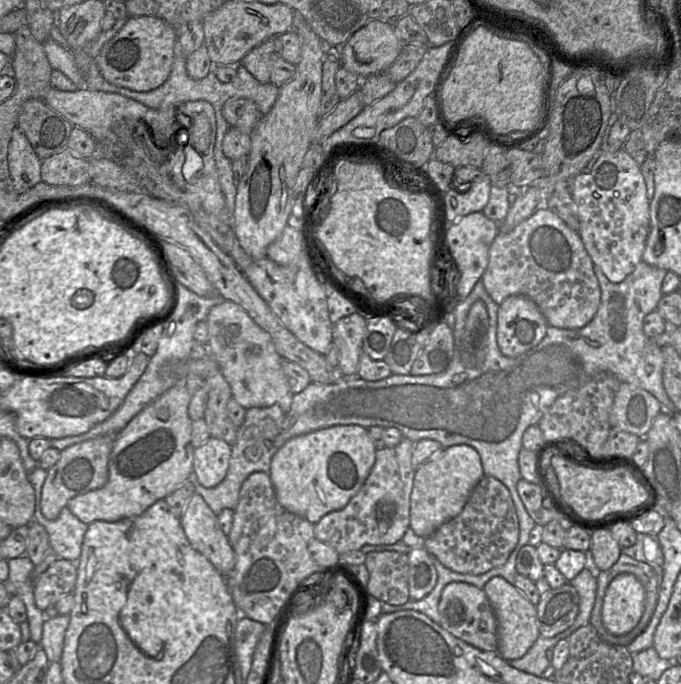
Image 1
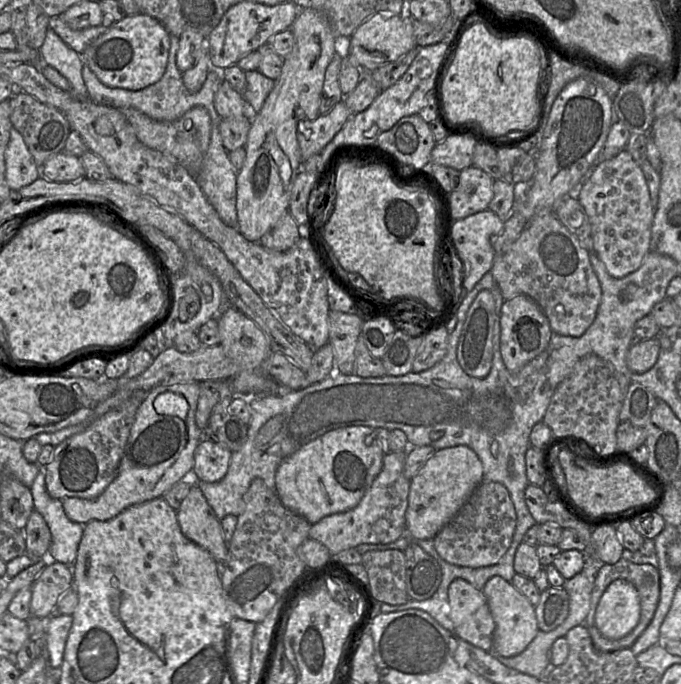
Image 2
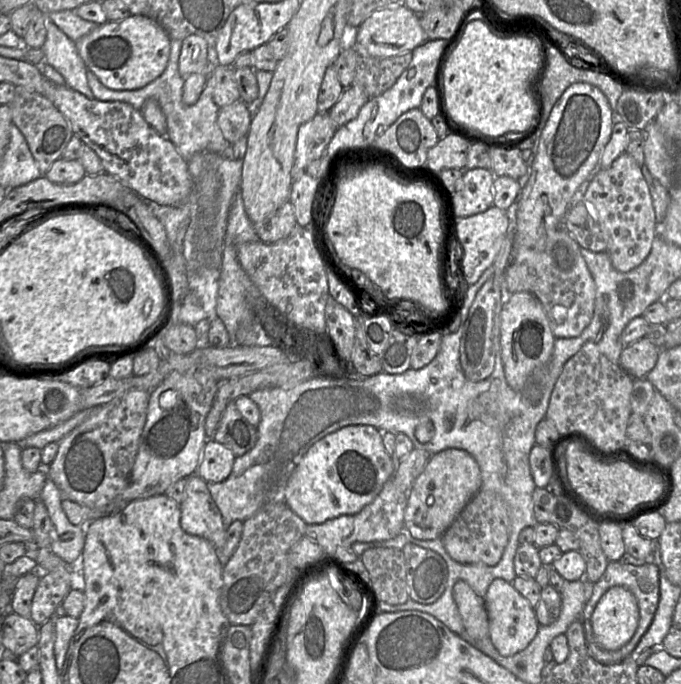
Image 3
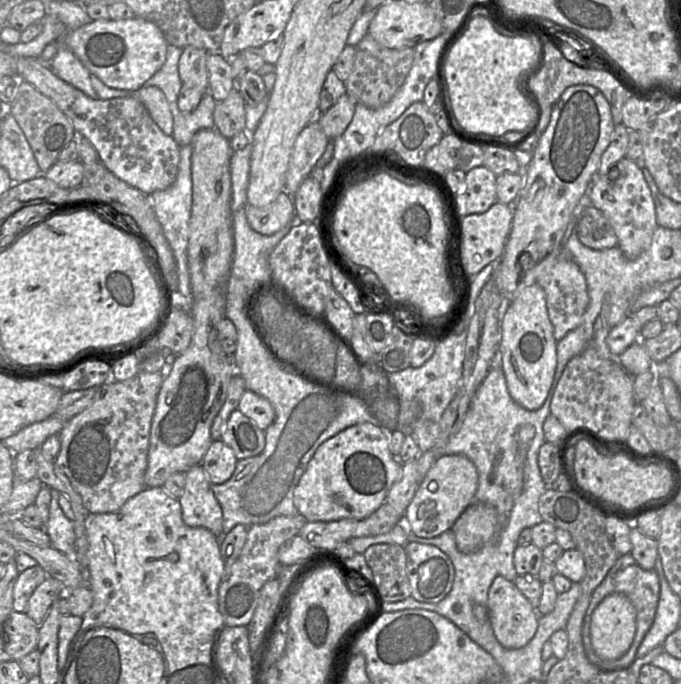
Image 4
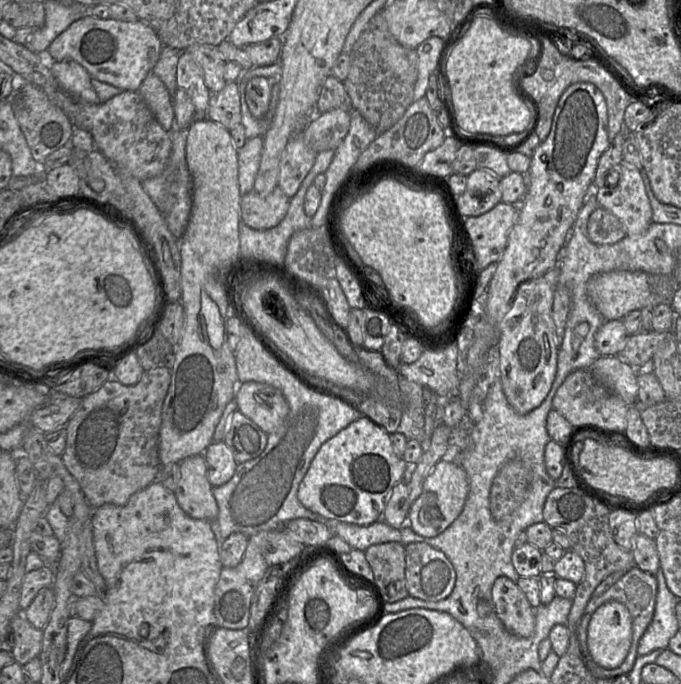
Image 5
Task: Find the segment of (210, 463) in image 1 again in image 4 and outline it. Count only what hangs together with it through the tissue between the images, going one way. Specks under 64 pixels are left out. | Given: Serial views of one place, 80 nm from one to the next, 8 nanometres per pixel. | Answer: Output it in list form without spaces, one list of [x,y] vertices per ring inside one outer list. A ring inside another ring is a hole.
[[[214,440],[202,460],[202,467],[212,484],[222,484],[234,473],[237,458],[222,440]]]

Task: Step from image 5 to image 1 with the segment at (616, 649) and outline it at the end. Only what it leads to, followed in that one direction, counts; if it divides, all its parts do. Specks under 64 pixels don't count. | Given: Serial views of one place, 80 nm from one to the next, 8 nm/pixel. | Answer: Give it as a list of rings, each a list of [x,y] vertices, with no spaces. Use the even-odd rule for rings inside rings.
[[[620,573],[607,586],[601,609],[604,627],[613,635],[631,631],[644,611],[645,589],[632,573]]]

